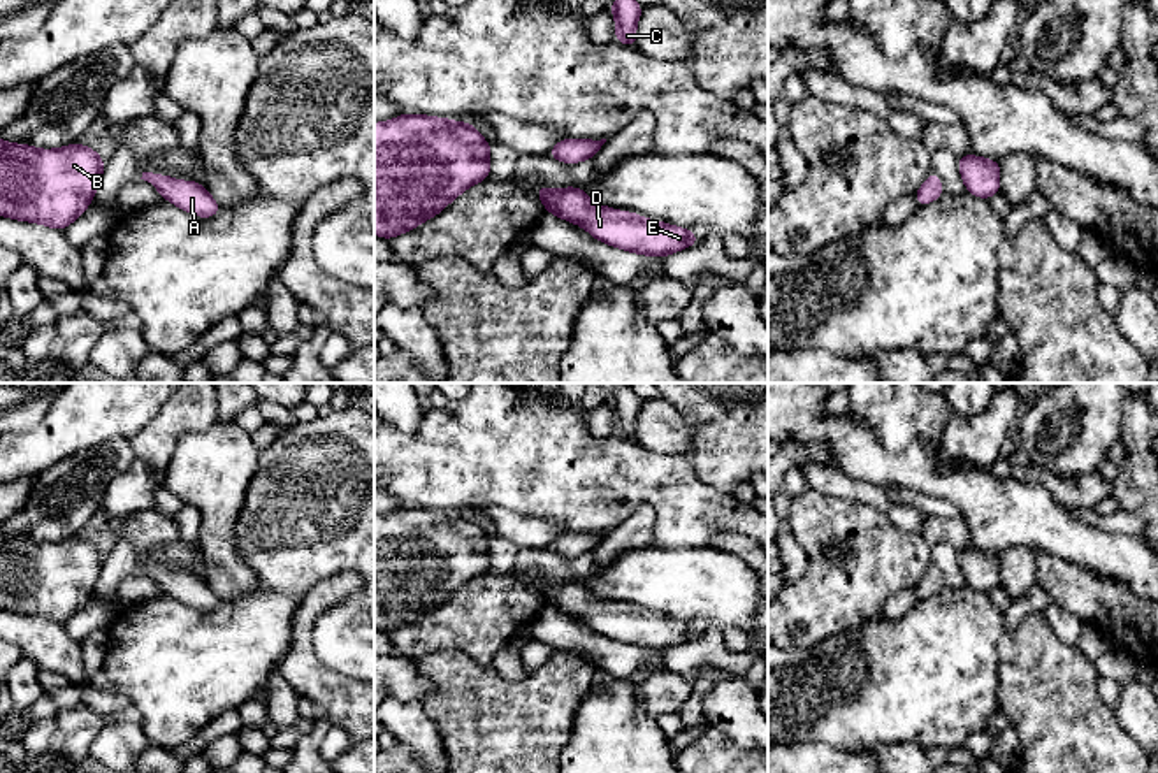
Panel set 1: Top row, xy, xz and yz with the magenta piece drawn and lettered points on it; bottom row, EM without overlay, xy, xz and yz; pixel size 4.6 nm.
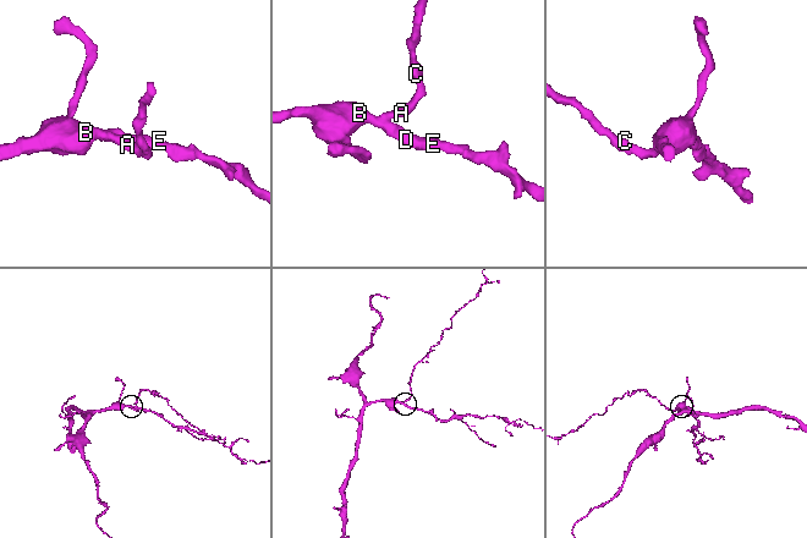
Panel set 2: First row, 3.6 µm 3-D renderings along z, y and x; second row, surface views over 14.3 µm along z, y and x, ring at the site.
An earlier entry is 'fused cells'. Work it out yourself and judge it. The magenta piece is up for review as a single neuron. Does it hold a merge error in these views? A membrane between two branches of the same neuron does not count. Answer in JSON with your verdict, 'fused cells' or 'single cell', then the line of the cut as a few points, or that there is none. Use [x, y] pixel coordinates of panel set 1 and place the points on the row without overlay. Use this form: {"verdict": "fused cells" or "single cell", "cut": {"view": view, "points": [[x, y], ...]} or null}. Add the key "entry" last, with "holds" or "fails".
{"verdict": "single cell", "cut": null, "entry": "fails"}

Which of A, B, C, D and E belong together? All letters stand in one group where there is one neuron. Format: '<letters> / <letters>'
A B C D E

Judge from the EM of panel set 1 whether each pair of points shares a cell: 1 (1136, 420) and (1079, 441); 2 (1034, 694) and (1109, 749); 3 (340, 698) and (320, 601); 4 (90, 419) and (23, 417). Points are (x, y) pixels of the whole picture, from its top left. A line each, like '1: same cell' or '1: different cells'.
1: different cells
2: same cell
3: same cell
4: different cells

